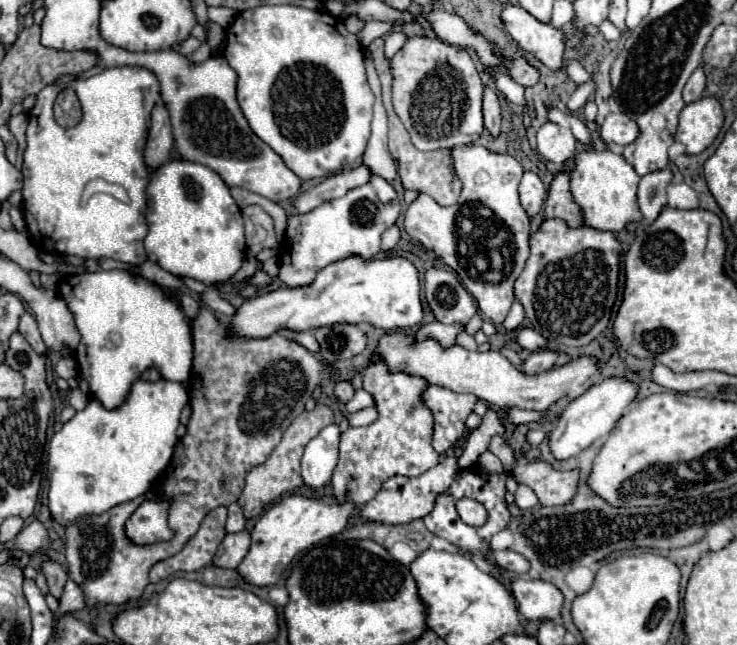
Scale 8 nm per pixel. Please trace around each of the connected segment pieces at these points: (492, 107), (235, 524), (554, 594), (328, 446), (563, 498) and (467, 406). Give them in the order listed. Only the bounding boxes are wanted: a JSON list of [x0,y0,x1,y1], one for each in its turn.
[[483,88,501,138],[225,504,245,534],[511,580,563,620],[301,424,339,490],[511,462,577,506],[423,386,477,454]]

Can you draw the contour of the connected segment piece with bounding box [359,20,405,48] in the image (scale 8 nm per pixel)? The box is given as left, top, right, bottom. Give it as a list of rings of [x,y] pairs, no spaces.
[[[395,20],[395,22],[367,22],[365,28],[359,32],[359,42],[361,42],[361,46],[367,48],[375,38],[389,34],[389,32],[393,30],[393,26],[397,26],[397,24],[403,26],[405,22],[403,22],[403,20]]]

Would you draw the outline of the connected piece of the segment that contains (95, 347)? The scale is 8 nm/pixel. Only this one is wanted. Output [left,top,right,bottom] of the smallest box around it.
[59,270,193,410]

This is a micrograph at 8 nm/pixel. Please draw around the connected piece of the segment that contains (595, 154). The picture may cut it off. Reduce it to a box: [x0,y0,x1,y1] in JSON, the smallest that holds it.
[571,150,641,232]

